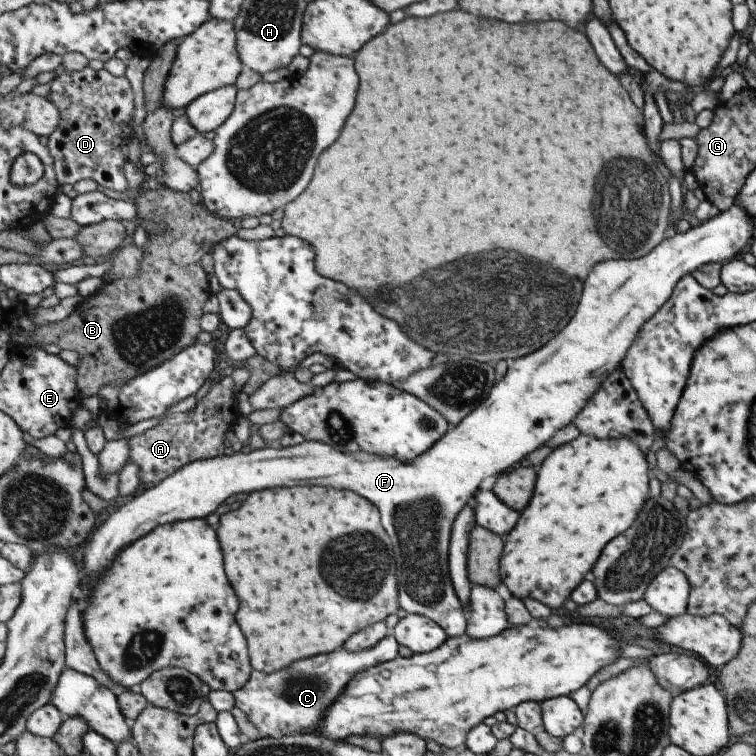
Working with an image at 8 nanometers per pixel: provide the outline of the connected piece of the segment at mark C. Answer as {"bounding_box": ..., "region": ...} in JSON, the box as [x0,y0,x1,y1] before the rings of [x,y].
{"bounding_box":[233,634,399,738],"region":[[[394,634],[383,638],[377,646],[352,652],[347,648],[293,662],[288,669],[273,673],[254,671],[249,683],[233,692],[235,704],[259,731],[259,738],[283,738],[288,735],[313,735],[325,722],[329,708],[339,700],[347,686],[365,670],[391,662],[399,657],[399,642]]]}

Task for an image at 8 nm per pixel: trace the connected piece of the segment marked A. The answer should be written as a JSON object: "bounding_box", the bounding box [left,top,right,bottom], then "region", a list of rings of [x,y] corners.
{"bounding_box":[128,377,242,486],"region":[[[224,377],[190,412],[169,412],[161,418],[161,424],[131,437],[128,462],[139,464],[143,484],[155,486],[197,460],[225,456],[229,451],[225,447],[225,436],[242,416],[236,400],[237,393],[235,380]]]}

